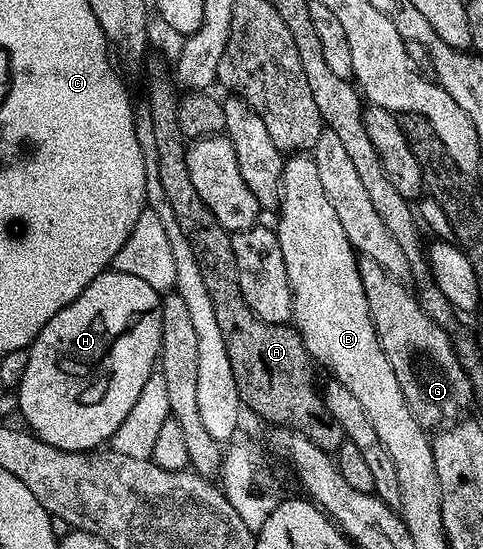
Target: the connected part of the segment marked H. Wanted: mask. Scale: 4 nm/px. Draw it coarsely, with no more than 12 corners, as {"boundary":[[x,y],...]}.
{"boundary":[[101,272],[16,389],[48,446],[93,452],[162,351],[160,294]]}

